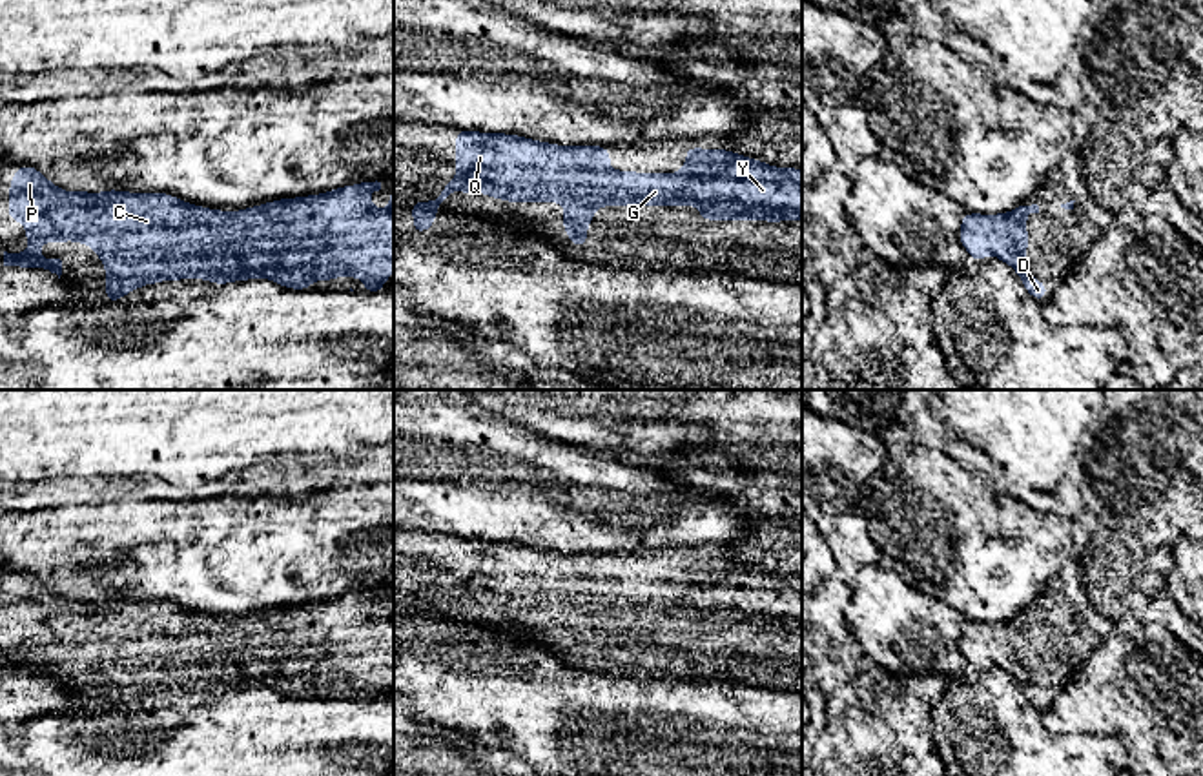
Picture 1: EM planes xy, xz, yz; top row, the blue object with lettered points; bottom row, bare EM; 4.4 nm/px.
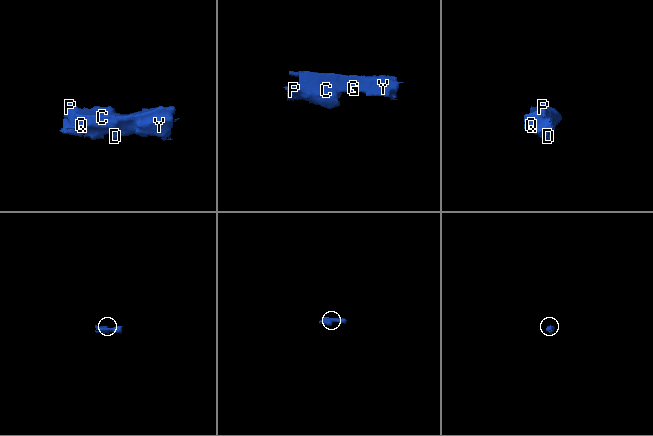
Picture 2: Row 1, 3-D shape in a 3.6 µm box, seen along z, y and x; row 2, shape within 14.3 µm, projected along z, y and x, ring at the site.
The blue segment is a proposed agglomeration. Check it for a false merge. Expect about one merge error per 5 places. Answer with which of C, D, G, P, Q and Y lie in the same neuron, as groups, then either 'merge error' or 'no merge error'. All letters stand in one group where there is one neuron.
C D G P Q Y | no merge error

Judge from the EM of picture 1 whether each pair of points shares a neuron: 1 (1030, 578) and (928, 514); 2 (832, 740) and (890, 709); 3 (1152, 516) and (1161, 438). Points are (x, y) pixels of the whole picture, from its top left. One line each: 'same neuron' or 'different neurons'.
1: same neuron
2: same neuron
3: same neuron

